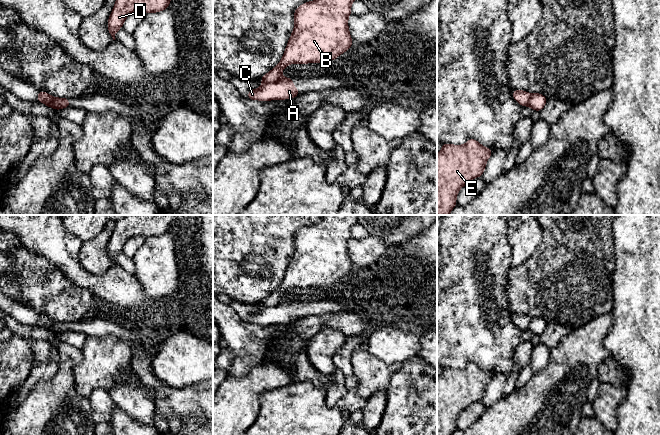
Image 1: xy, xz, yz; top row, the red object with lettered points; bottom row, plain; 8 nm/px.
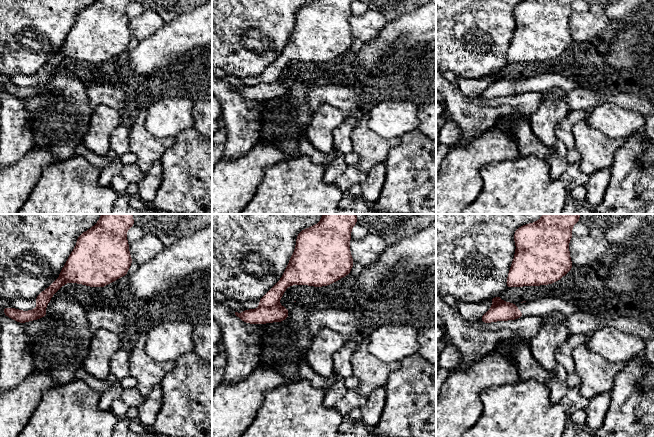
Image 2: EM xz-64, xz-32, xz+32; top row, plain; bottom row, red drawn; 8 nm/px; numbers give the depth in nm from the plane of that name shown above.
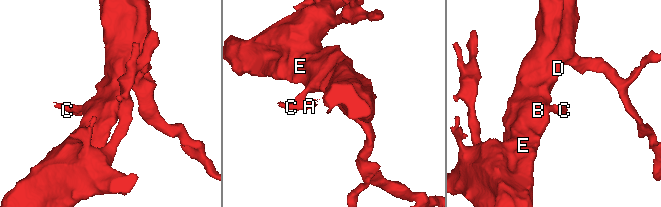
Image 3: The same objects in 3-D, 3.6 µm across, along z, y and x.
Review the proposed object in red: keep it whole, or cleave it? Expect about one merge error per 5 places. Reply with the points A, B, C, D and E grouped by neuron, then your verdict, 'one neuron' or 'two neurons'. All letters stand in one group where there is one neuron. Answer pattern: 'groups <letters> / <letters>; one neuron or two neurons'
groups A C / B D E; two neurons

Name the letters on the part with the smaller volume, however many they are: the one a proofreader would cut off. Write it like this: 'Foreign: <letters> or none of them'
Foreign: A, C

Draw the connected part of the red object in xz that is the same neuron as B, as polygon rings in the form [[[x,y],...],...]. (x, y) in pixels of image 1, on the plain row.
[[[323,215],[319,222],[297,231],[294,236],[295,250],[279,288],[261,301],[261,306],[277,306],[282,294],[293,287],[324,287],[335,284],[353,268],[348,252],[351,228],[357,224],[357,215]]]

